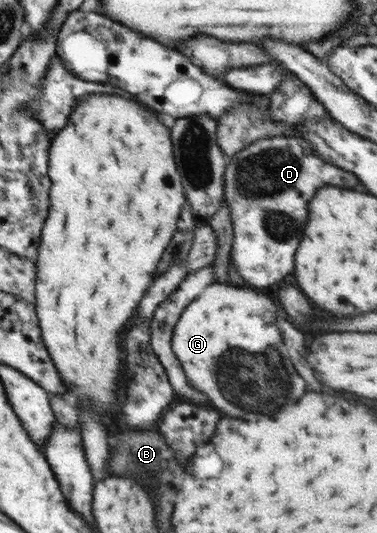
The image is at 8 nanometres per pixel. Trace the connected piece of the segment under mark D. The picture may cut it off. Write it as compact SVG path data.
M271 136L267 139L257 139L227 159L227 162L223 196L229 206L233 226L230 259L237 268L237 273L241 275L243 284L261 290L274 289L293 271L293 255L299 247L309 217L307 211L309 199L323 185L339 185L345 189L355 189L359 185L358 177L355 177L354 173L331 165L301 136Z

